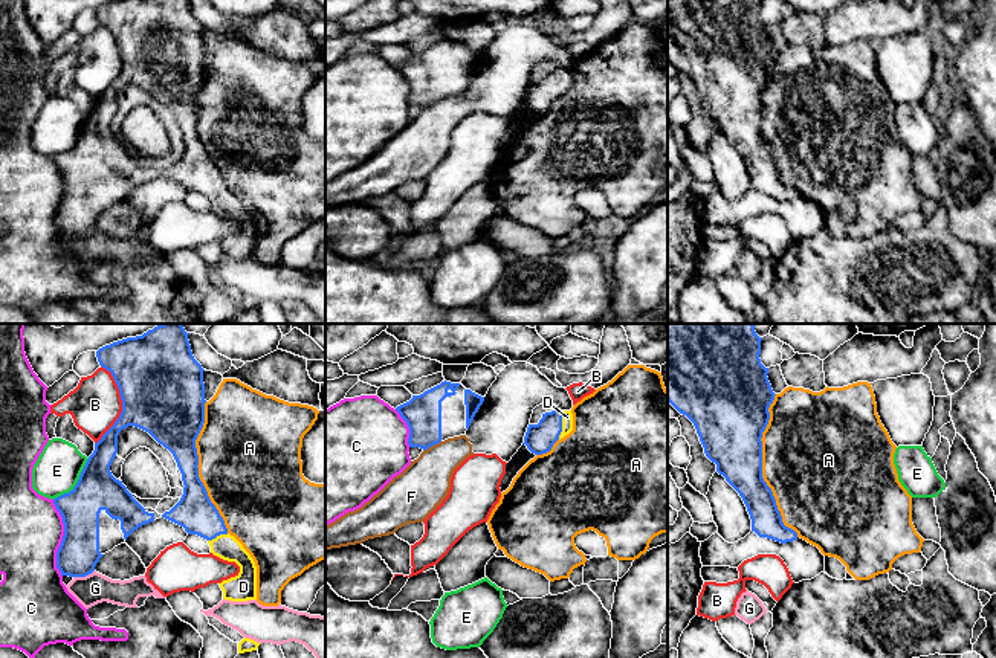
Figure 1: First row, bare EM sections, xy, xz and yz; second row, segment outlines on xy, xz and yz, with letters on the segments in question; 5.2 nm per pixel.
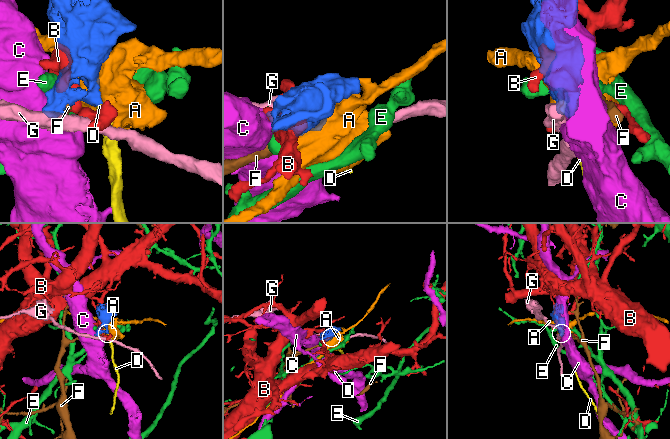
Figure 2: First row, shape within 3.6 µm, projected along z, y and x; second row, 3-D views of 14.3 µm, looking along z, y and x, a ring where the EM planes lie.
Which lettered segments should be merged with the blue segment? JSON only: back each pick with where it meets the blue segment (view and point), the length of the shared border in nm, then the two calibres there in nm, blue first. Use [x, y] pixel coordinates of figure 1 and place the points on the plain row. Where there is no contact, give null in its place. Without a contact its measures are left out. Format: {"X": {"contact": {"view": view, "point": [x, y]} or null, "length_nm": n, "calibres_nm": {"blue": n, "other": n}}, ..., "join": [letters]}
{"D": {"contact": {"view": "xz", "point": [561, 83]}, "length_nm": 150, "calibres_nm": {"blue": 160, "other": 60}}, "join": ["D"]}

